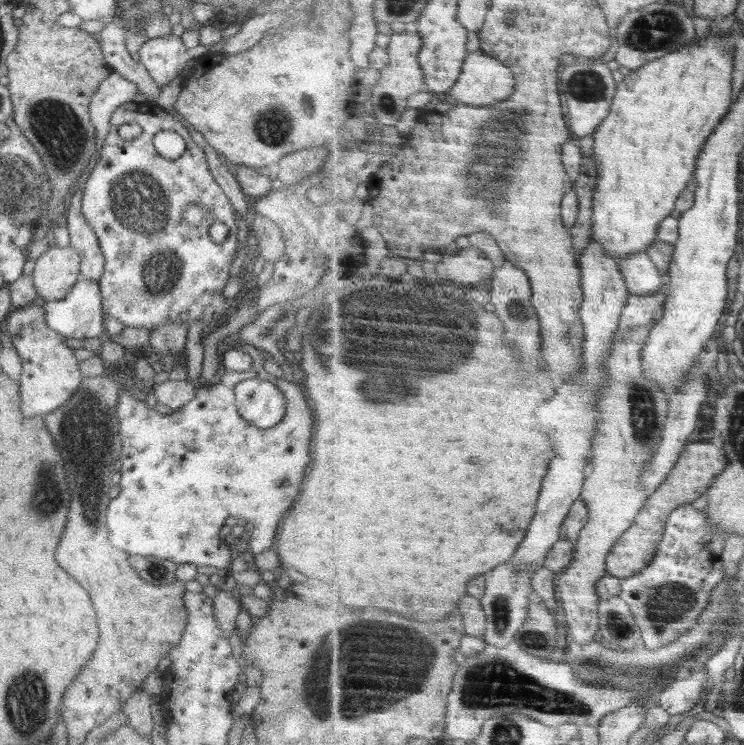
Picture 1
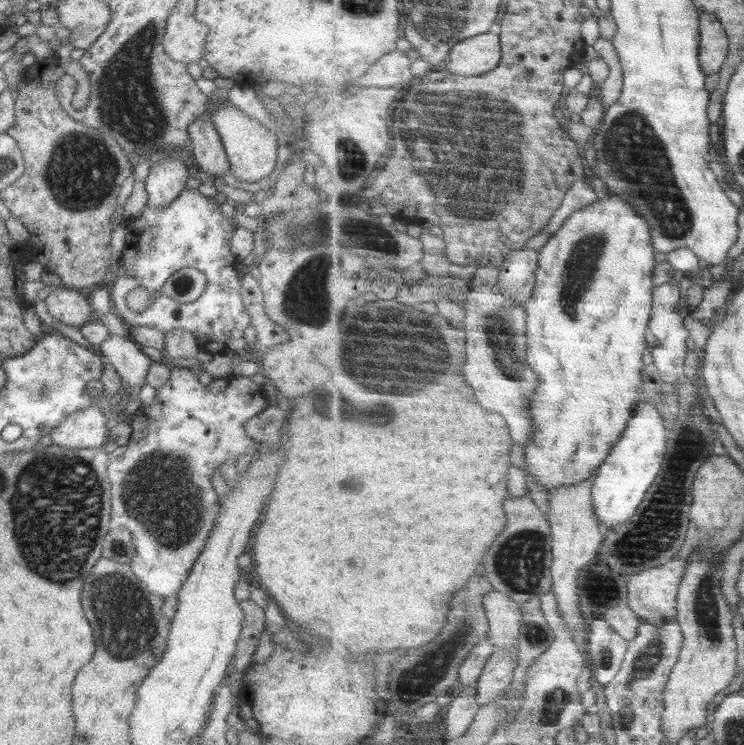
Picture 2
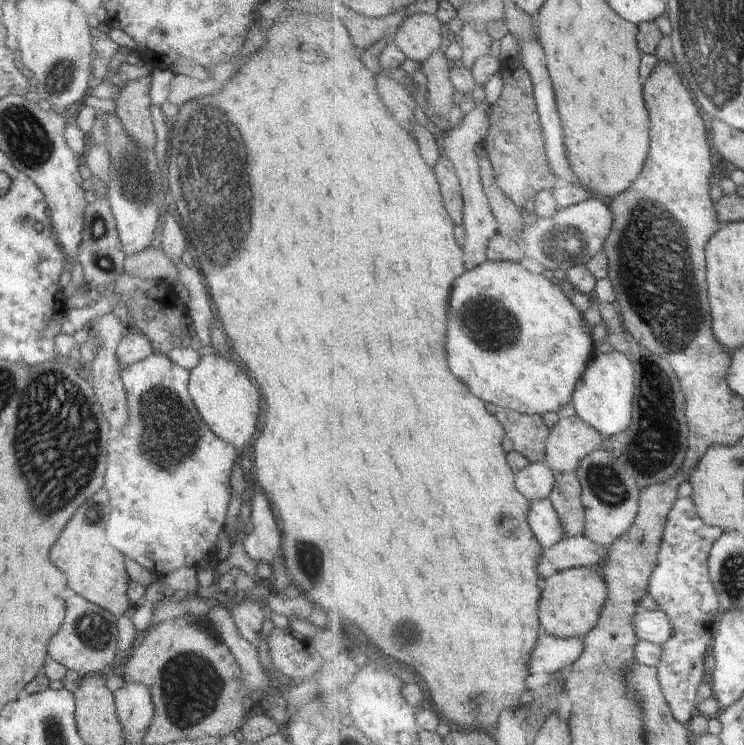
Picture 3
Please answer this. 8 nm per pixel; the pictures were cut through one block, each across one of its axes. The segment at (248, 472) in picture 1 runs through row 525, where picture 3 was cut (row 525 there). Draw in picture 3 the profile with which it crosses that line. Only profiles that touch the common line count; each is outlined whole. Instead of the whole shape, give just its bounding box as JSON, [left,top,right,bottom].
[104,352,283,579]

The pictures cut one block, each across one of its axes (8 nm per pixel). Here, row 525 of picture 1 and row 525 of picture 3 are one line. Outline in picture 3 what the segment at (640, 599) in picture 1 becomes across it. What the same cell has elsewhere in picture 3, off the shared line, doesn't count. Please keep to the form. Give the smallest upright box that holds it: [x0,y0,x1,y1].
[648,497,725,726]

